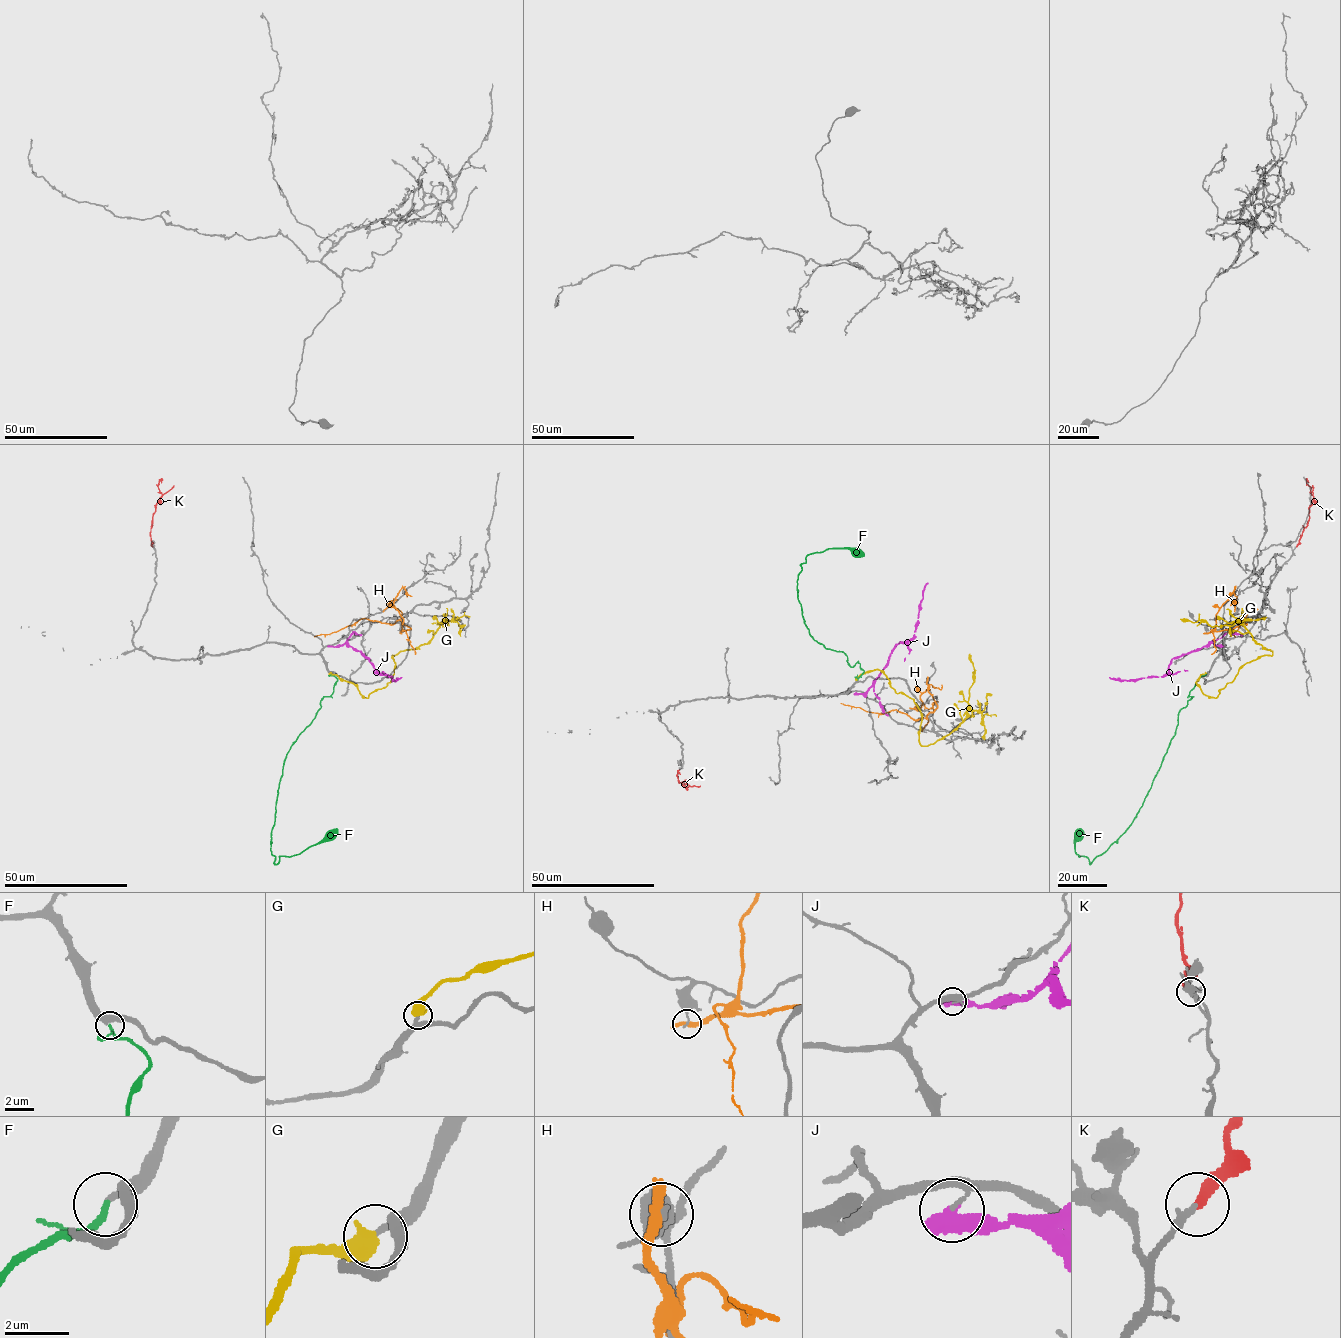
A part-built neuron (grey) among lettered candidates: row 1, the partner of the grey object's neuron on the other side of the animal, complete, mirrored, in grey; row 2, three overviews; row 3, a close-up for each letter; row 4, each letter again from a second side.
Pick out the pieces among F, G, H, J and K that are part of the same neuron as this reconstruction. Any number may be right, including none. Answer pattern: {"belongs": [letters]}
{"belongs": ["F", "K"]}

